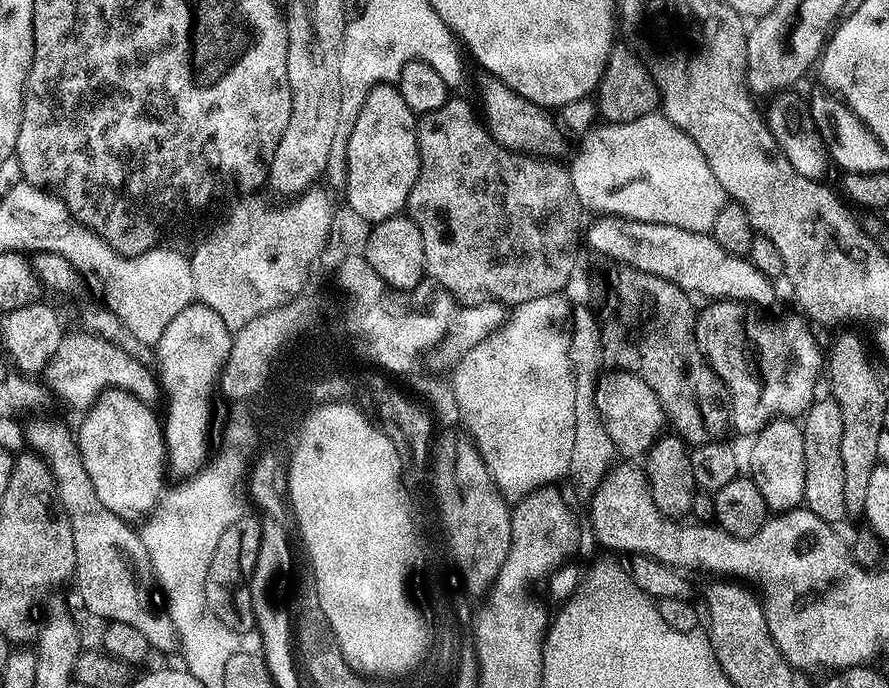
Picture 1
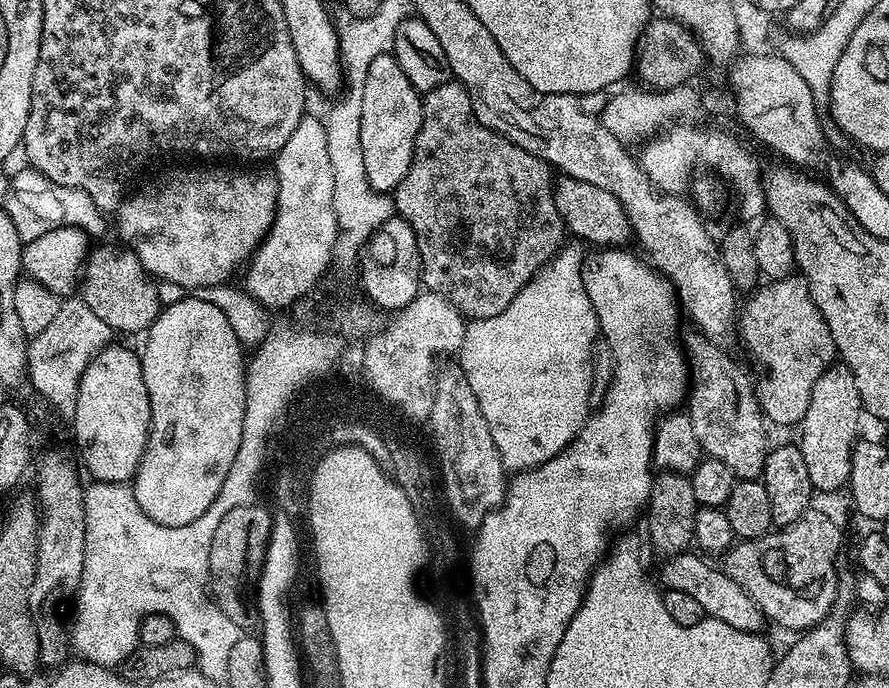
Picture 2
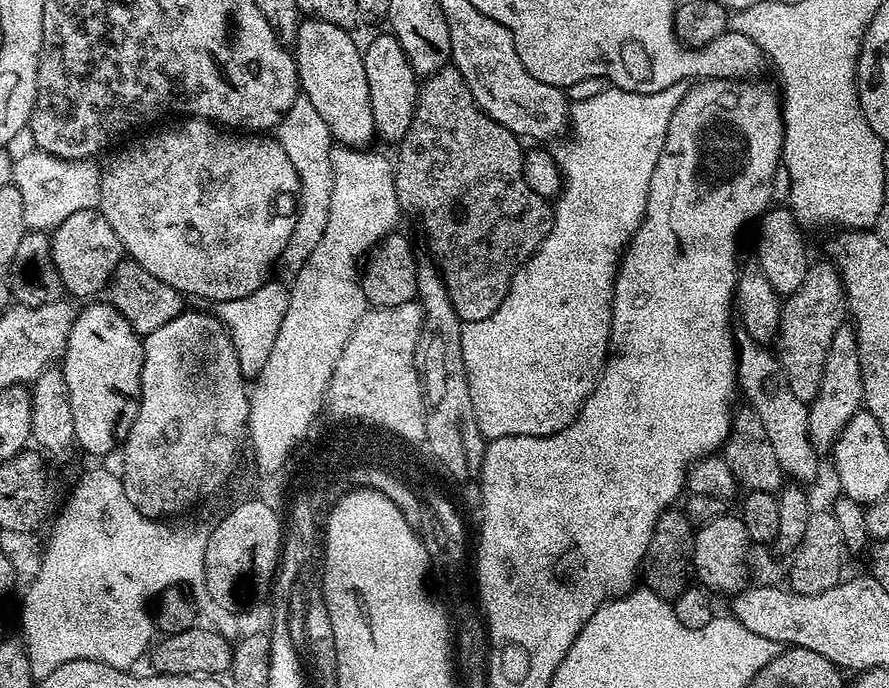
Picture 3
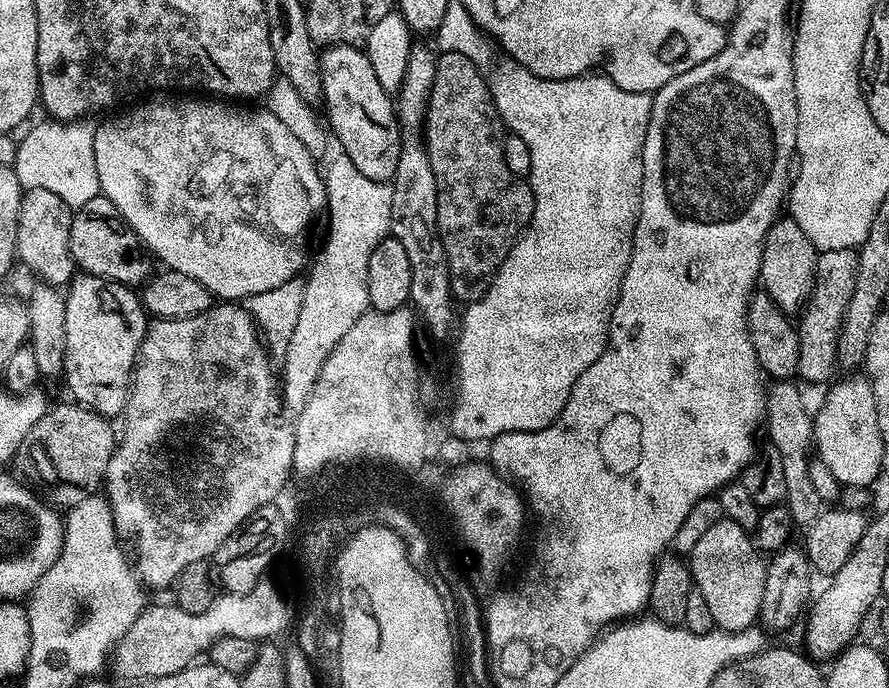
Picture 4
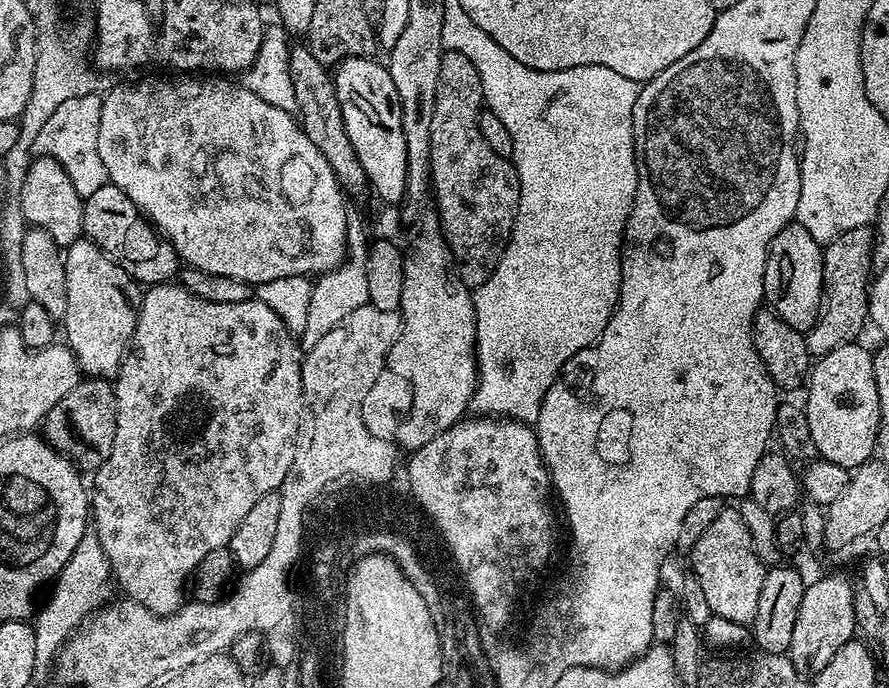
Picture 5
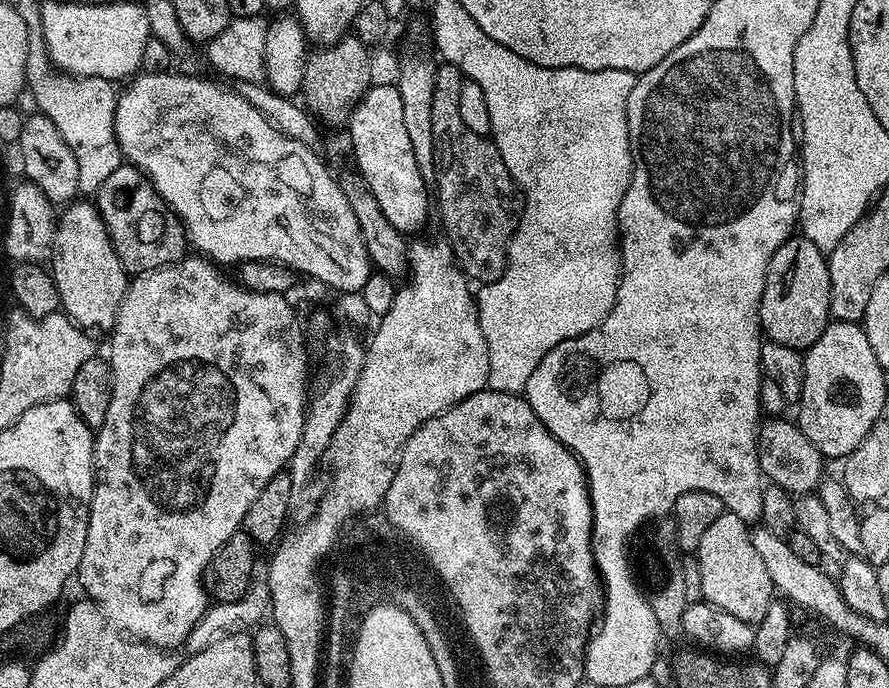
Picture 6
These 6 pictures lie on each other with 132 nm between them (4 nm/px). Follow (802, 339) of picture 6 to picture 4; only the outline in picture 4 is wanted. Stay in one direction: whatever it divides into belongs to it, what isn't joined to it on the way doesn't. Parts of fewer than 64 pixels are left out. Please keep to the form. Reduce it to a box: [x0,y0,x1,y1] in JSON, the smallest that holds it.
[759,215,817,313]

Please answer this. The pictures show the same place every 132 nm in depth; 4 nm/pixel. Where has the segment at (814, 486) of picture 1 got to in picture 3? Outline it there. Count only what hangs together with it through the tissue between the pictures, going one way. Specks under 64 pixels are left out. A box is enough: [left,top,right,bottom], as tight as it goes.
[808,326,864,450]

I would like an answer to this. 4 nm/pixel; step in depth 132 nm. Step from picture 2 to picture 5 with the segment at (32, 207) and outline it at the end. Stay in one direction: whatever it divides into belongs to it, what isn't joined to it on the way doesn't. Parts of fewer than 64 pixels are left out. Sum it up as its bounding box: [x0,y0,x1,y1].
[35,95,109,197]

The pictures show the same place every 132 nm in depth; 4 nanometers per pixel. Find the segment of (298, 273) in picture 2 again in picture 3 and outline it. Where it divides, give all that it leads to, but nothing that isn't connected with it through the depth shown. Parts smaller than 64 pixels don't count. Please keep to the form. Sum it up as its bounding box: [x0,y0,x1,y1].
[274,94,334,270]

